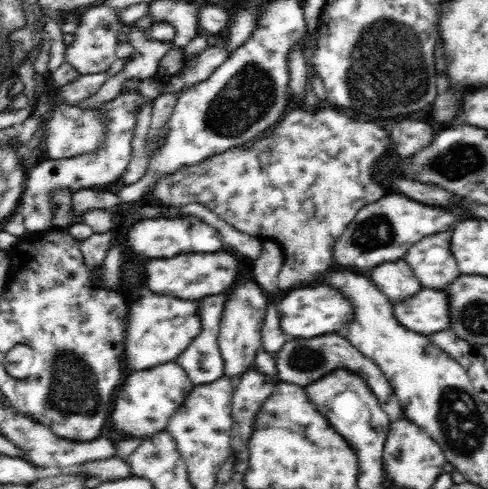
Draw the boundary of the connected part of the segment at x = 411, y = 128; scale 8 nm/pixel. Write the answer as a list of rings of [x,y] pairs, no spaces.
[[[402,120],[396,126],[388,126],[390,138],[394,142],[394,150],[398,155],[407,157],[413,152],[429,145],[436,130],[420,120]]]

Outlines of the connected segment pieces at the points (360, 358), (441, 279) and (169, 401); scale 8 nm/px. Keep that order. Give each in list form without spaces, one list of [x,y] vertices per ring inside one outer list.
[[[336,333],[312,338],[290,336],[274,355],[276,361],[275,369],[280,382],[305,387],[335,368],[346,367],[346,369],[350,369],[366,379],[368,387],[372,389],[373,394],[378,398],[382,409],[387,413],[390,421],[394,422],[400,416],[405,415],[400,402],[396,399],[391,389],[390,383],[382,374],[379,366],[374,364],[369,358],[366,358],[355,346],[352,346],[348,339]]]
[[[452,224],[452,228],[422,238],[405,254],[405,261],[412,267],[414,275],[420,279],[423,287],[448,291],[448,288],[454,284],[454,280],[462,274],[458,269],[458,261],[452,253],[452,234],[454,234],[454,224]]]
[[[175,361],[160,364],[150,370],[127,372],[115,390],[110,422],[121,439],[146,439],[152,434],[167,431],[169,419],[174,415],[193,384],[186,371]]]

